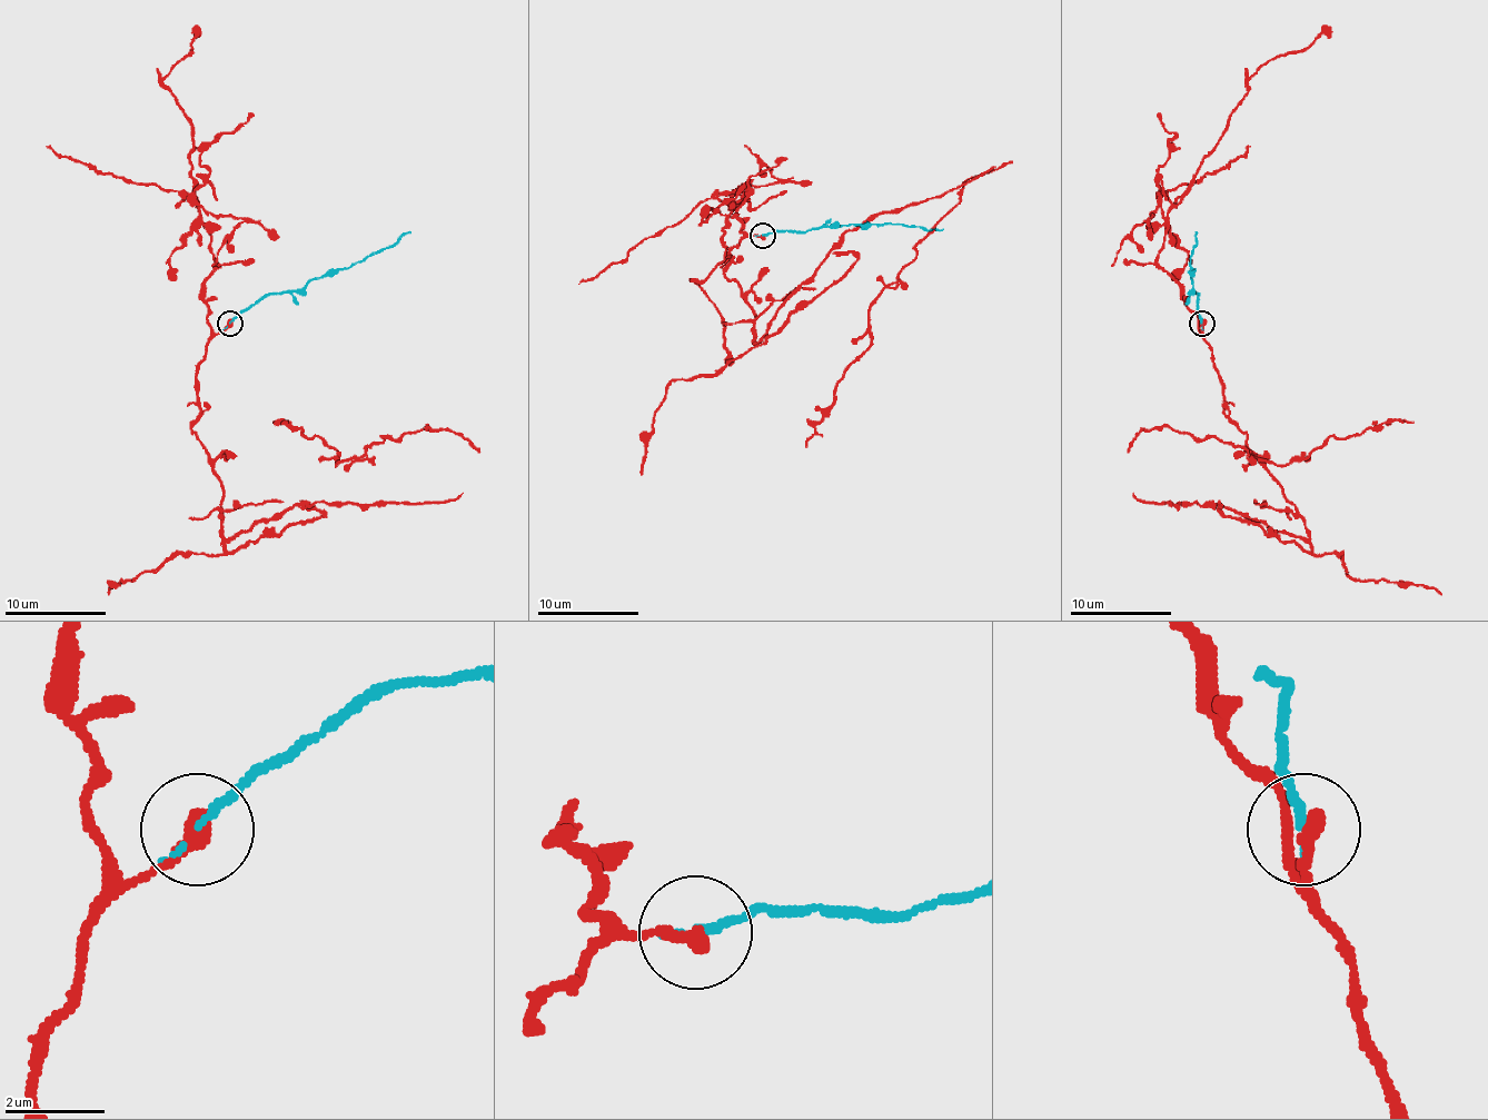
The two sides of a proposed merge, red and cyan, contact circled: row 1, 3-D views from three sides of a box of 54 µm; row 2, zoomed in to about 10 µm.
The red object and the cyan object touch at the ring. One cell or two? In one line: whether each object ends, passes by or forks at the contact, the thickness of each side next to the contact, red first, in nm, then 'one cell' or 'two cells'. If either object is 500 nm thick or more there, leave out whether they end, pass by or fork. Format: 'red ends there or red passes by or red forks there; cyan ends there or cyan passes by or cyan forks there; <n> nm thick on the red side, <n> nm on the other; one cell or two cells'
red ends there; cyan ends there; 360 nm thick on the red side, 170 nm on the other; two cells

